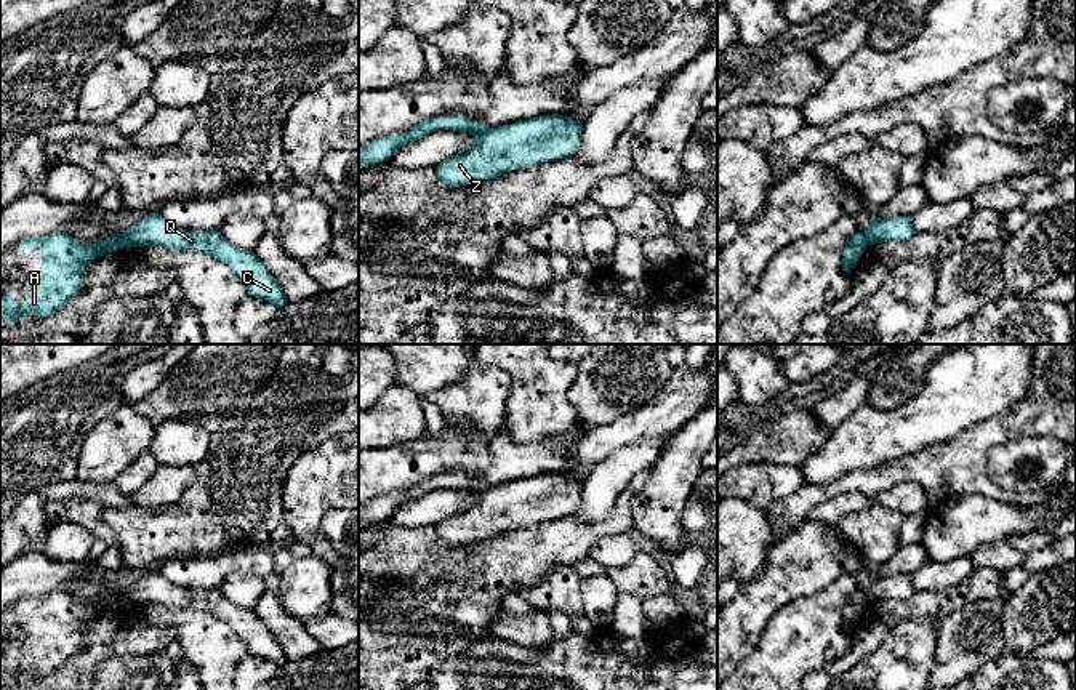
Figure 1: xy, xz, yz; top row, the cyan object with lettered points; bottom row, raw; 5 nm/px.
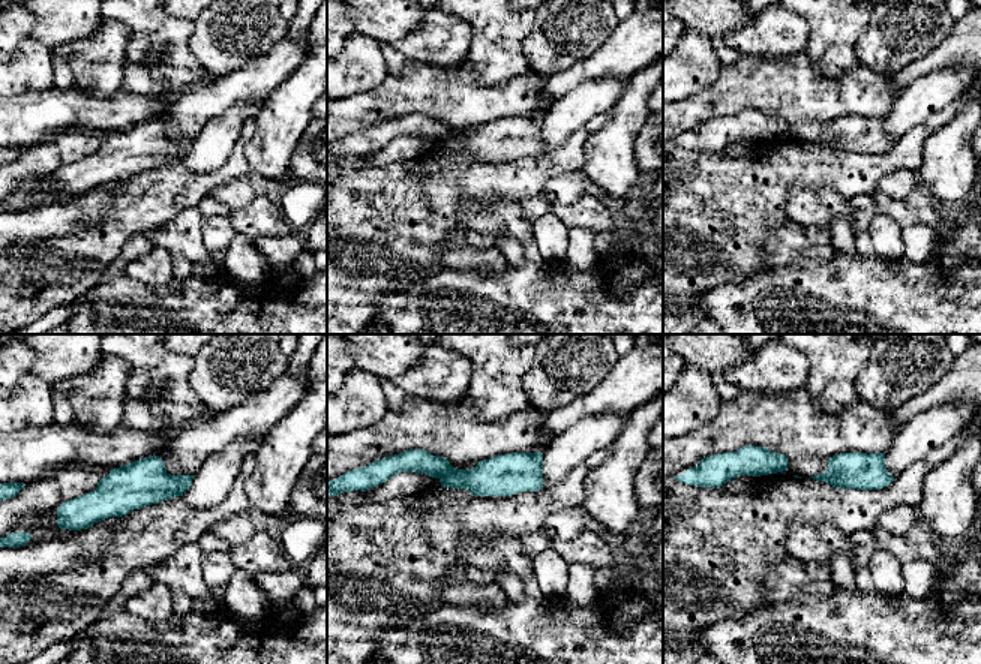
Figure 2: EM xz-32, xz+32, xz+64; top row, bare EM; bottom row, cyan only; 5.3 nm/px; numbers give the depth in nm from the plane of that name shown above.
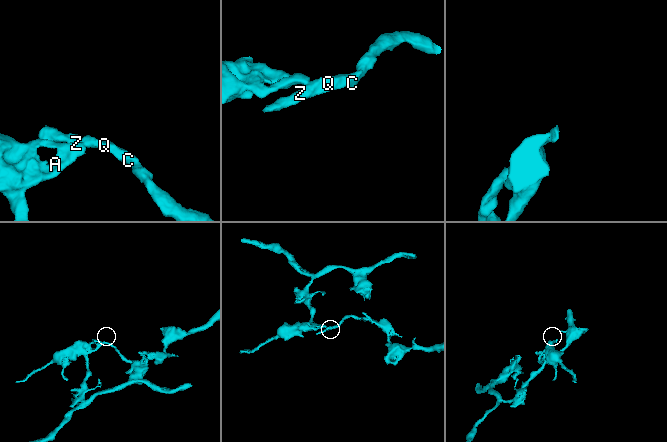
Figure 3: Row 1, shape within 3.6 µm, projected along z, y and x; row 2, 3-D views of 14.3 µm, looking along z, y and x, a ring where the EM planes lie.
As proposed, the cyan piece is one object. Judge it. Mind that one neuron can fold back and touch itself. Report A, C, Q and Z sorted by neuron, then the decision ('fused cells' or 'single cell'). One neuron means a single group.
groups A / C Q Z; fused cells

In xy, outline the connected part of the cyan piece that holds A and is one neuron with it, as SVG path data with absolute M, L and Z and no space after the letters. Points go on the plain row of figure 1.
M66 589L22 599L19 607L42 612L38 652L27 653L24 663L14 661L11 652L0 655L2 680L22 680L27 672L46 676L58 671L80 648L91 620L125 605L131 604L122 592L94 602L78 602Z

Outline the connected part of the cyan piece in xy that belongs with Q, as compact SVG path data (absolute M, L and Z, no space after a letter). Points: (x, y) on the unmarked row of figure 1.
M151 572L123 592L131 605L159 604L171 608L200 610L227 623L247 644L248 653L272 661L277 668L288 660L263 620L248 608L227 600L219 589L187 589Z

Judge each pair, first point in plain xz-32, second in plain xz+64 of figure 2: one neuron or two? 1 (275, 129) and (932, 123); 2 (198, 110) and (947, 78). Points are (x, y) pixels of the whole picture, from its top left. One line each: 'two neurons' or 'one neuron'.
1: two neurons
2: two neurons

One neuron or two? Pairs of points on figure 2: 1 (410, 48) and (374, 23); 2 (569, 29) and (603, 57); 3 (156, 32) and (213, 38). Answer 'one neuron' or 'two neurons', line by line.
1: two neurons
2: two neurons
3: two neurons

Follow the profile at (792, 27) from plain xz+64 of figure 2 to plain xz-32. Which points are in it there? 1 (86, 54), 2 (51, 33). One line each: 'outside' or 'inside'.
1: inside
2: outside

